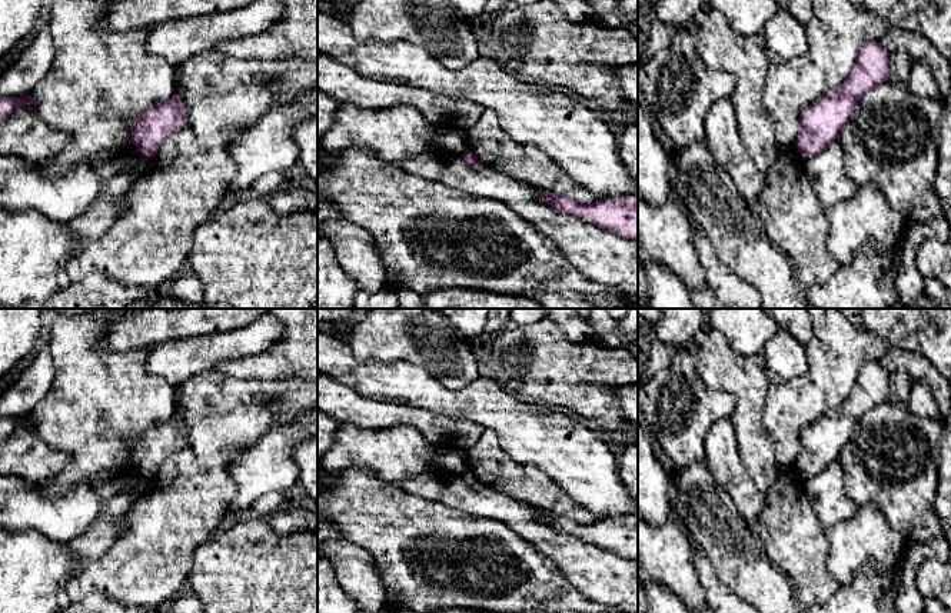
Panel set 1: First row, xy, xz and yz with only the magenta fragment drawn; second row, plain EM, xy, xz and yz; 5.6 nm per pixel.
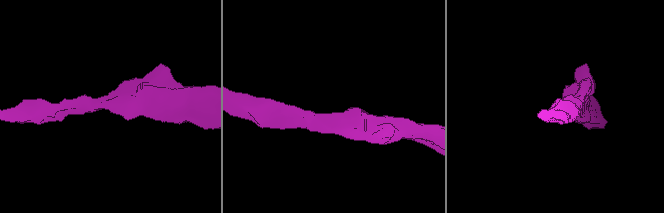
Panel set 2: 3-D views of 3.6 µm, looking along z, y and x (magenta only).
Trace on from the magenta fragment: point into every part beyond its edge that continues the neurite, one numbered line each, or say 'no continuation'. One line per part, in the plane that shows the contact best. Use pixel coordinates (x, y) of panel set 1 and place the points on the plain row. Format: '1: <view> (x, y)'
no continuation

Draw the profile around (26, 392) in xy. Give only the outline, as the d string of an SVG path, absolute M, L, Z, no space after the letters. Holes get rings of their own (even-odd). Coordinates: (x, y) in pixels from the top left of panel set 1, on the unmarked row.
M44 339L30 366L1 393L0 417L30 414L51 389L53 379L54 364Z

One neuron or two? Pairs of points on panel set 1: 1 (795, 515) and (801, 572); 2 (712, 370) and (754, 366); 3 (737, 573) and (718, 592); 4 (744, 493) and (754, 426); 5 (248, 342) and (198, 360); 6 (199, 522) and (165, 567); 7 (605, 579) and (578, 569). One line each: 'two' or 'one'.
1: one
2: one
3: two
4: two
5: one
6: one
7: one

